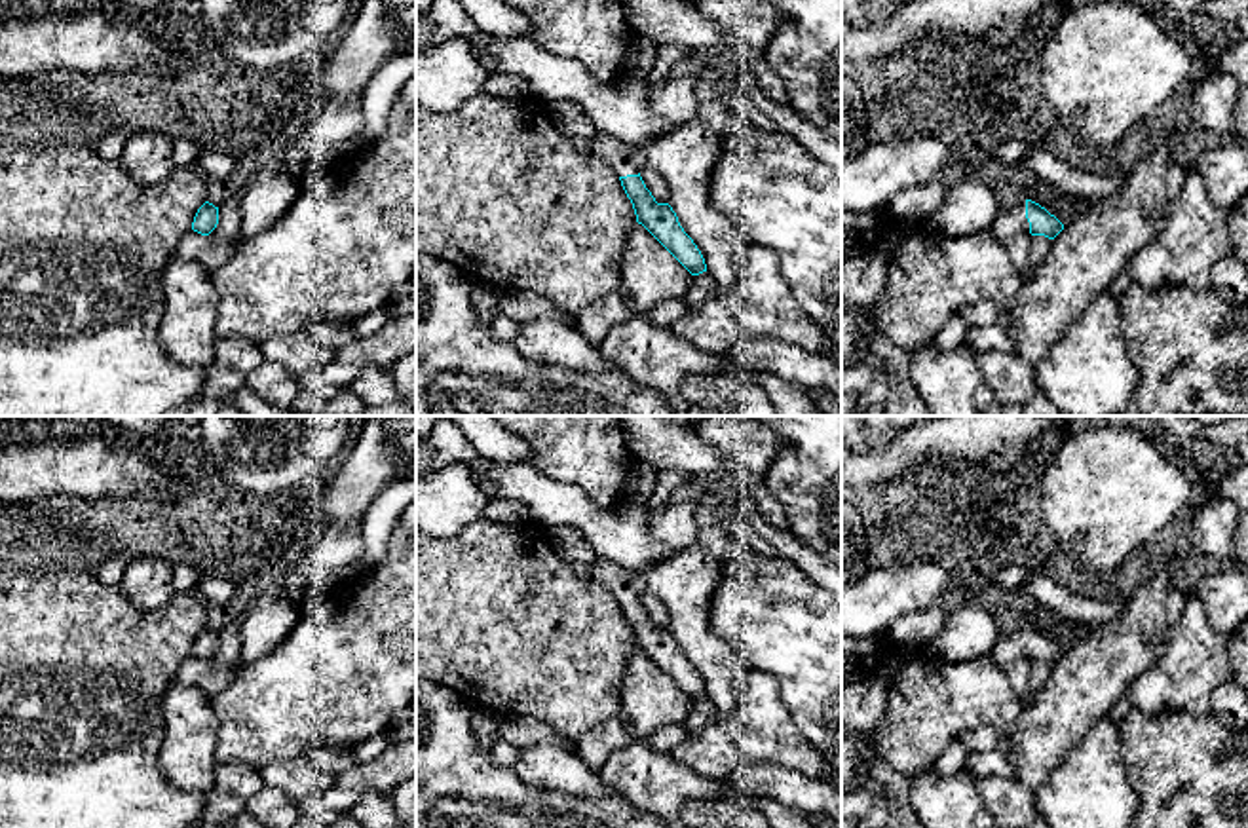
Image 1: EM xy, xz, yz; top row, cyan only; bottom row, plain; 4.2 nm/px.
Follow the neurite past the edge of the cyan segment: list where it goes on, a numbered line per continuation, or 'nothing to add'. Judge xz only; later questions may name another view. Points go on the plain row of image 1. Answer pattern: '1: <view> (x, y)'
1: xz (625, 585)

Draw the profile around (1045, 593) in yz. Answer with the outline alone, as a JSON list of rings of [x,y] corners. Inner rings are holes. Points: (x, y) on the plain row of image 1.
[[[1031,575],[1018,593],[1031,596],[1037,606],[1049,608],[1058,617],[1079,621],[1092,629],[1119,619],[1126,606],[1126,600],[1102,602],[1077,596],[1045,575]]]

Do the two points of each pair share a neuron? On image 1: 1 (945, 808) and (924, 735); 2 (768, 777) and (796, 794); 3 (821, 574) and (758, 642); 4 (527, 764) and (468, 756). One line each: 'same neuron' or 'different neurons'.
1: different neurons
2: same neuron
3: different neurons
4: different neurons

